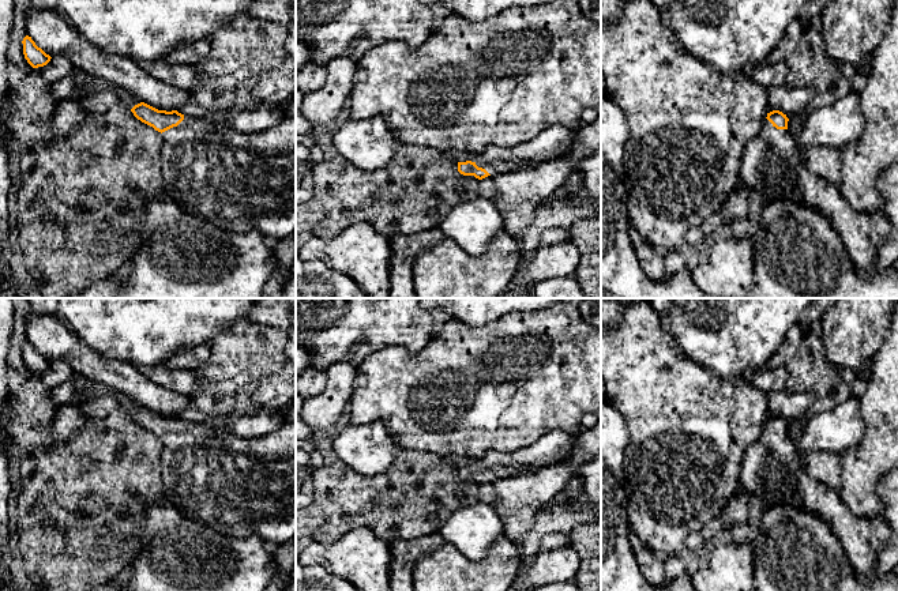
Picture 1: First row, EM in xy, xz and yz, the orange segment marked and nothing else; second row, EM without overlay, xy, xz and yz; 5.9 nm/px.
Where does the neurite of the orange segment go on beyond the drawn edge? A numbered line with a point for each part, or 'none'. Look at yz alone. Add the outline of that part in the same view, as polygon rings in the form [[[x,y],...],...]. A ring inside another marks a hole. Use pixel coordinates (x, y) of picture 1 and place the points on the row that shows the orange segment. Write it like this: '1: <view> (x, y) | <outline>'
1: yz (773, 164) | [[[767,118],[745,147],[740,181],[759,189],[767,204],[794,200],[830,219],[842,246],[857,270],[878,268],[880,245],[891,234],[882,212],[858,212],[841,195],[839,187],[811,173],[789,129],[777,129]]]

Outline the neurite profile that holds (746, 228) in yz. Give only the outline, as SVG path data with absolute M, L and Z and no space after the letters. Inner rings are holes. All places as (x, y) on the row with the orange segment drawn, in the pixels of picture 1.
M749 189L748 214L745 218L730 223L732 237L739 240L752 240L760 226L762 211L764 207L766 203L763 200L762 192L759 189Z

